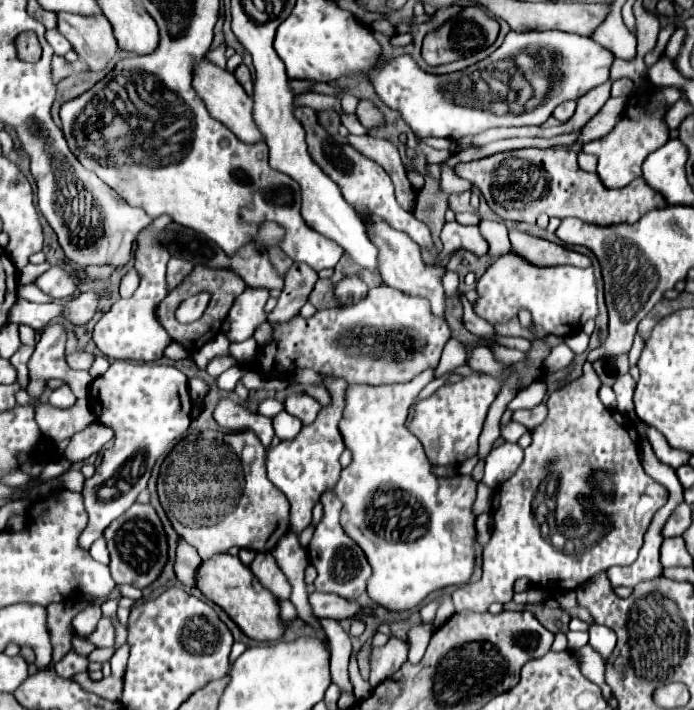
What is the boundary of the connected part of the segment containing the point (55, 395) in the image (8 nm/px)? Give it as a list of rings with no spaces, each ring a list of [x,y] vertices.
[[[61,385],[59,389],[55,389],[51,395],[49,395],[49,403],[51,405],[73,405],[75,403],[75,395],[71,393],[71,389],[67,385]]]

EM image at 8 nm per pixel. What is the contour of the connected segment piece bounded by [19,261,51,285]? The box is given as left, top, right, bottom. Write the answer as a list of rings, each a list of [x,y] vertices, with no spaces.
[[[45,261],[43,265],[27,265],[27,267],[23,267],[21,271],[19,271],[19,283],[23,283],[23,285],[27,285],[27,283],[33,283],[41,273],[45,273],[47,269],[49,269],[51,265]]]

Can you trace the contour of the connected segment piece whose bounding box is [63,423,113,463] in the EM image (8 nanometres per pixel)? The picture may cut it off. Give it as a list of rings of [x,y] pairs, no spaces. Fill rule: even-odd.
[[[91,423],[87,429],[83,429],[71,437],[71,443],[63,455],[69,463],[79,463],[79,461],[85,461],[87,457],[91,457],[93,453],[99,453],[101,447],[111,439],[113,439],[111,427]]]

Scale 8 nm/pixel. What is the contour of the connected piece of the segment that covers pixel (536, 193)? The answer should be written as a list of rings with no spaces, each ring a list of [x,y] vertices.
[[[569,147],[505,151],[485,159],[459,163],[455,173],[475,185],[483,193],[487,205],[501,219],[509,221],[535,223],[541,213],[547,213],[549,217],[579,217],[583,223],[607,227],[635,223],[651,209],[667,205],[667,201],[641,177],[623,189],[607,189],[595,173],[587,173],[579,167],[577,153]]]

